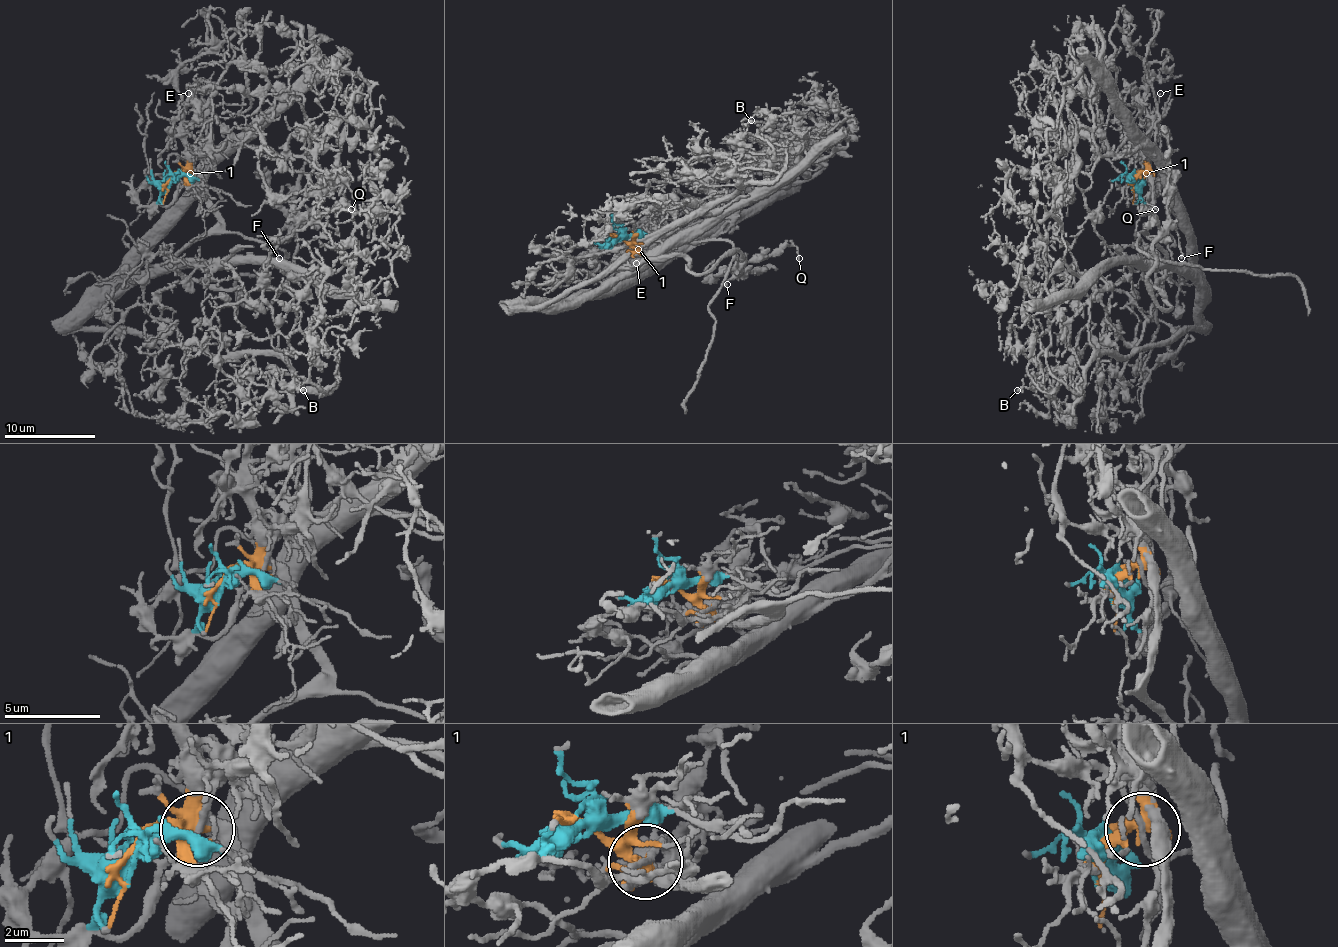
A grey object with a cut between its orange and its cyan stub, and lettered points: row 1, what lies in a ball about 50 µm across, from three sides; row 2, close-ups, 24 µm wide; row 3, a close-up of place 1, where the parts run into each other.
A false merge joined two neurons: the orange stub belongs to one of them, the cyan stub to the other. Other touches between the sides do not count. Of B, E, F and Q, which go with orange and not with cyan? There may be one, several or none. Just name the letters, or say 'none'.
E, F, Q

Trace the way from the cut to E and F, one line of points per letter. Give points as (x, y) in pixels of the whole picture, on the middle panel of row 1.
E: (618, 236), (634, 248), (632, 250), (641, 259), (637, 264)
F: (618, 236), (644, 254), (667, 254), (678, 243), (728, 241), (740, 257), (744, 257), (744, 261), (726, 284)

